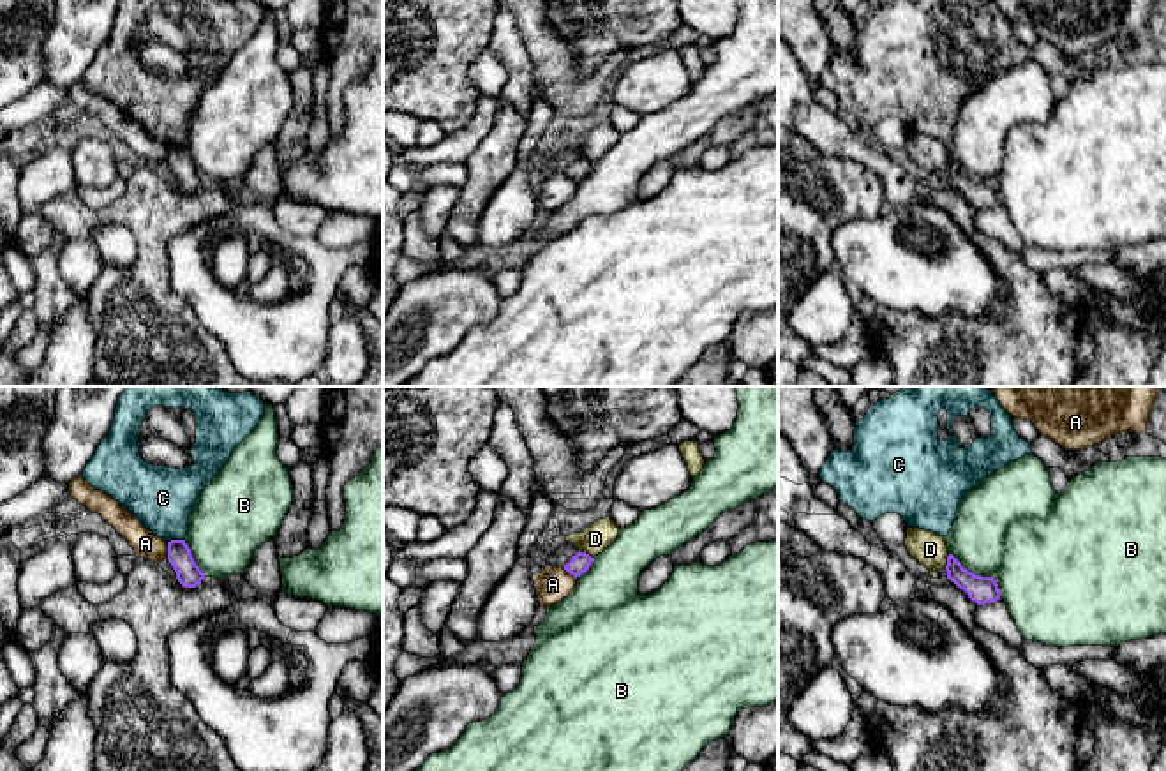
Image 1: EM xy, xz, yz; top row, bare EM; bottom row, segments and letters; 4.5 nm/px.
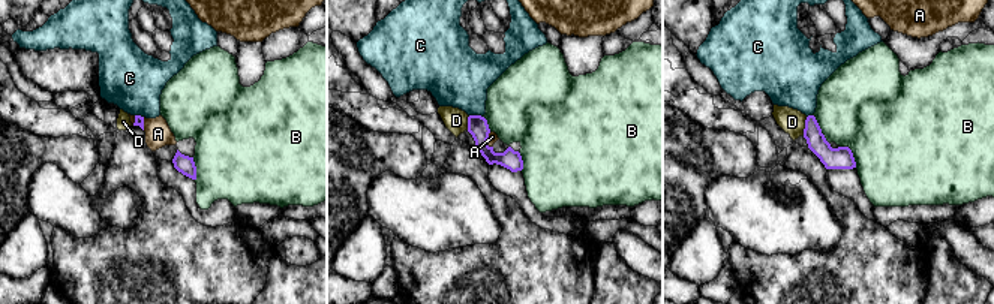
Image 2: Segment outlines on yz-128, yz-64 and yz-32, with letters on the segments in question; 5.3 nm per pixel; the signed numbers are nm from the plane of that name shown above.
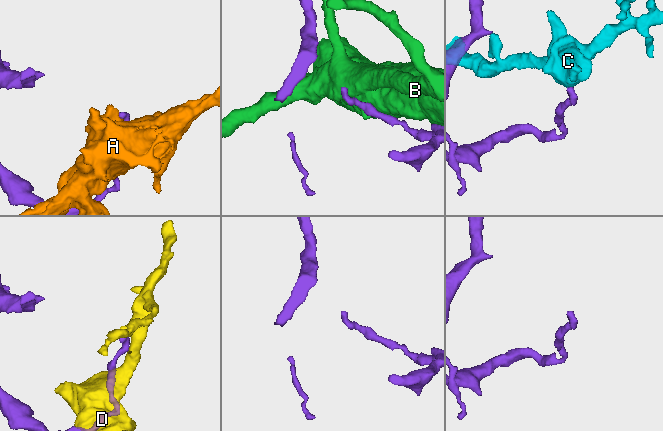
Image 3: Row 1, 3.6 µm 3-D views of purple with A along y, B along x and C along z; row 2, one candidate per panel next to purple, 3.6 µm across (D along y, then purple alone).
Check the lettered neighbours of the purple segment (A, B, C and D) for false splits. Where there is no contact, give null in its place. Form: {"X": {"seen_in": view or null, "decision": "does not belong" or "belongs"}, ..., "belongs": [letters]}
{"A": {"seen_in": "xy", "decision": "does not belong"}, "B": {"seen_in": "yz", "decision": "does not belong"}, "C": {"seen_in": "xy", "decision": "does not belong"}, "D": {"seen_in": "yz", "decision": "does not belong"}, "belongs": []}

